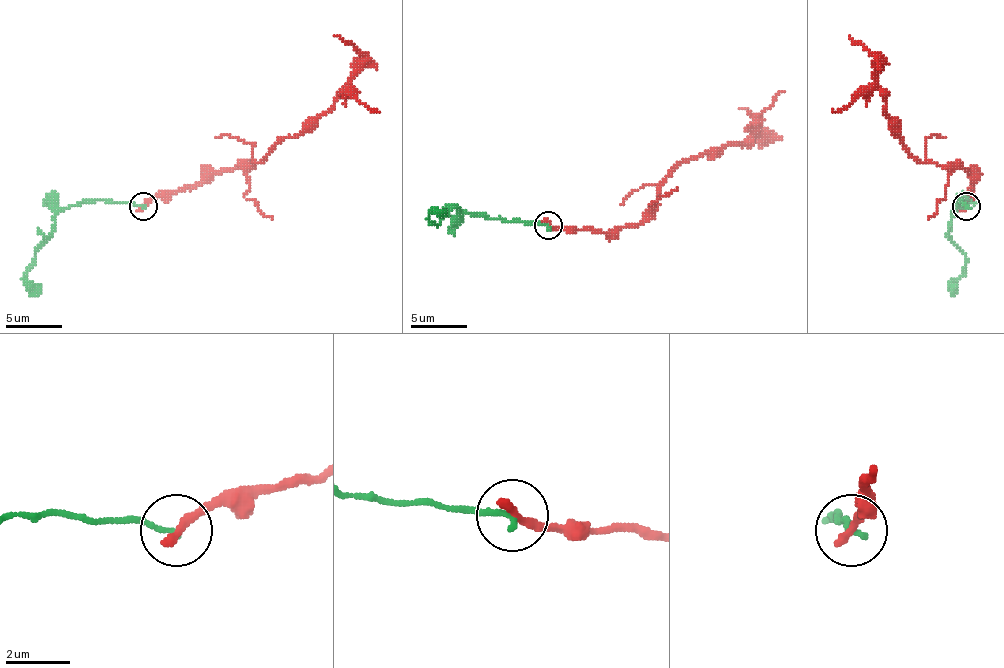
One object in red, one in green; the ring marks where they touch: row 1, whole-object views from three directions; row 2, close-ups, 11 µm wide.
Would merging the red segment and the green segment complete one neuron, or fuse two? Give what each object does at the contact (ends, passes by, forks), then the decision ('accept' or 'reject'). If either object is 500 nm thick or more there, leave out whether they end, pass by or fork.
red ends there; green ends there; reject

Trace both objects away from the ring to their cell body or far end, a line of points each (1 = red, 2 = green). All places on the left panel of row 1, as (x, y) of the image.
1: (142, 205), (258, 163), (286, 137), (303, 134), (334, 103), (360, 58), (351, 44), (334, 36)
2: (142, 205), (97, 199), (63, 208), (55, 216), (52, 236), (35, 256), (35, 264), (24, 276), (40, 293)

